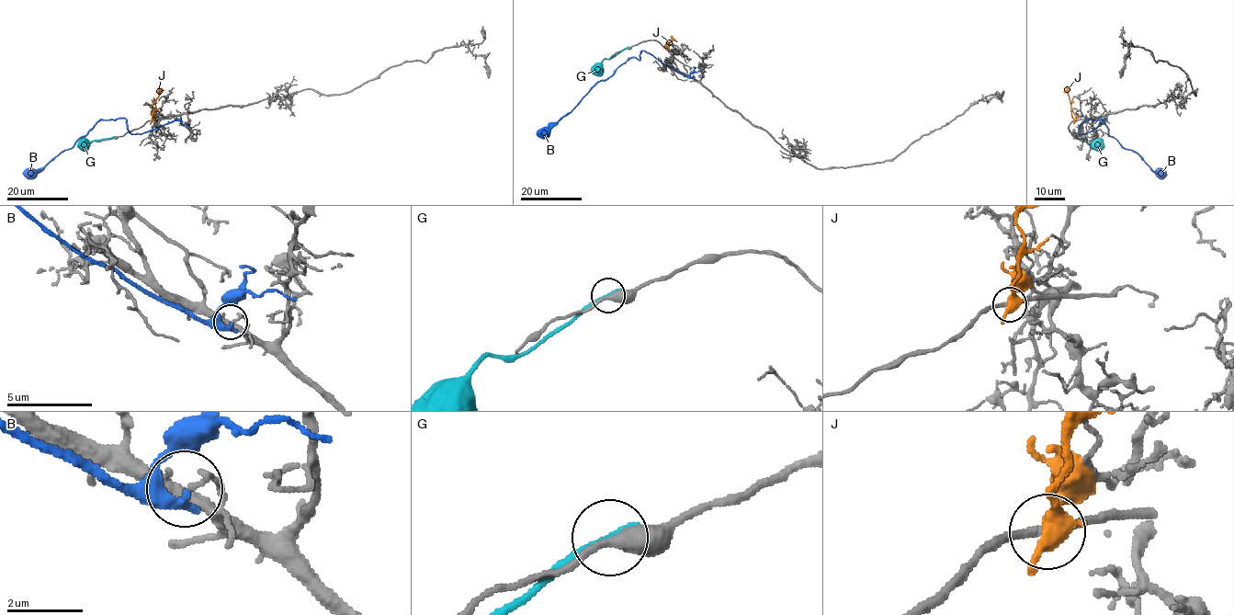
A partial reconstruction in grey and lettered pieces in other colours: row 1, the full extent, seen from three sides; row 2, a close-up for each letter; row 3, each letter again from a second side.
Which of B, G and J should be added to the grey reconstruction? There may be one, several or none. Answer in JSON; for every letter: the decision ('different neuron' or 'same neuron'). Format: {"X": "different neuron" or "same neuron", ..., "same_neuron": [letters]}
{"B": "different neuron", "G": "different neuron", "J": "different neuron", "same_neuron": []}

